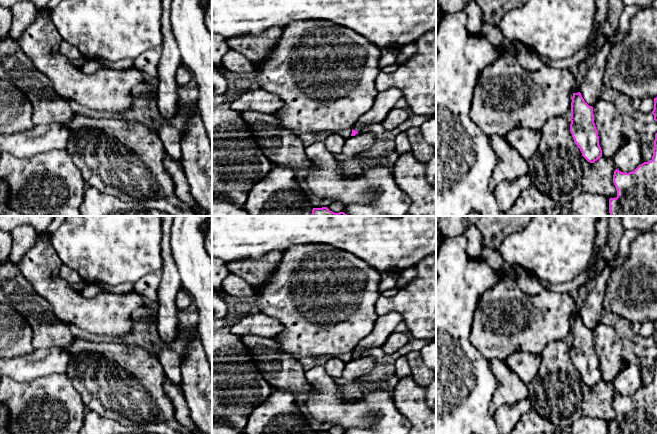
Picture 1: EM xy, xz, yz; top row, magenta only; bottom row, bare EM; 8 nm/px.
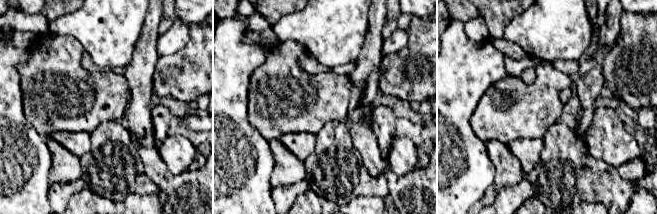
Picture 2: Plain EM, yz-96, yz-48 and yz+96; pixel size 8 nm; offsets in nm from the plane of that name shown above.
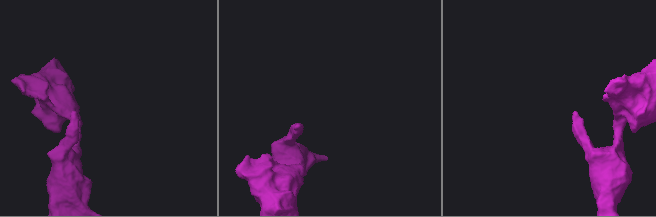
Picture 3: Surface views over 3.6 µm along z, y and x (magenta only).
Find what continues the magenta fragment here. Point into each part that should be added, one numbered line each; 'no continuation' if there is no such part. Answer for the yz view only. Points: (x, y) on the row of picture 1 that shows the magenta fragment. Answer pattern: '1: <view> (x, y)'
no continuation

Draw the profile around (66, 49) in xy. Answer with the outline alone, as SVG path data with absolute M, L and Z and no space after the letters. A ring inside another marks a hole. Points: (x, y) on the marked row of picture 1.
M63 41L60 45L60 53L68 59L72 60L79 59L82 56L75 46L66 41Z

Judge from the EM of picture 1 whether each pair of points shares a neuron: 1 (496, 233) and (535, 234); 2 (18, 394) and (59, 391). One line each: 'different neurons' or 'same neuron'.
1: different neurons
2: same neuron

